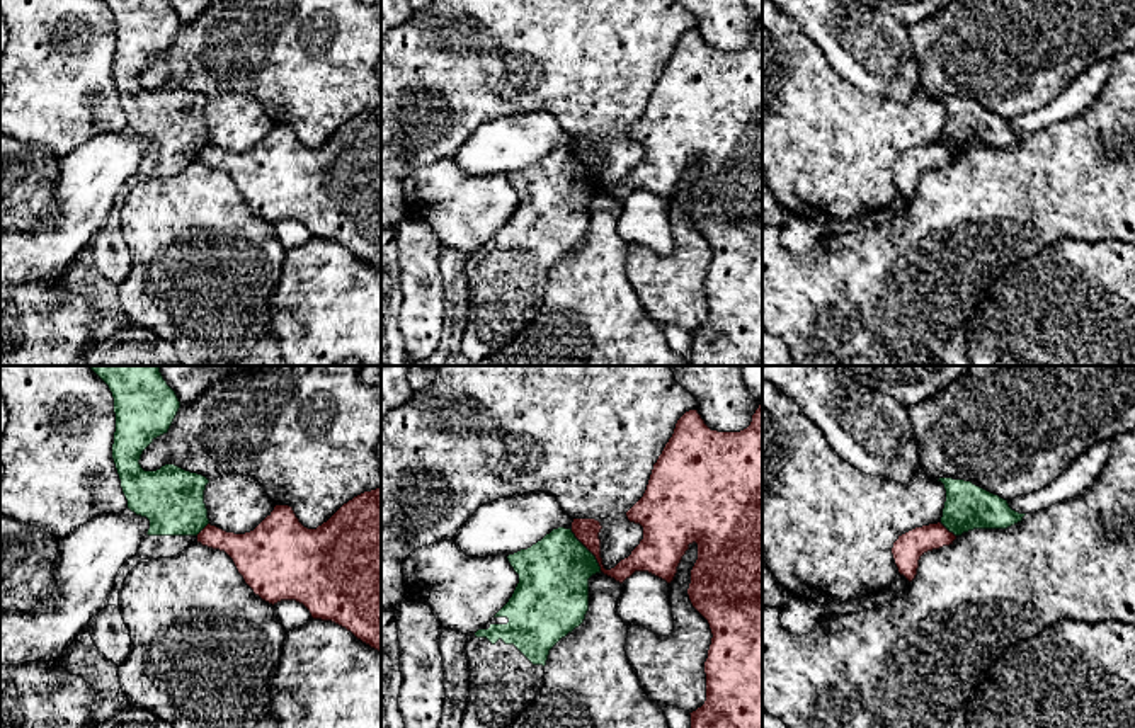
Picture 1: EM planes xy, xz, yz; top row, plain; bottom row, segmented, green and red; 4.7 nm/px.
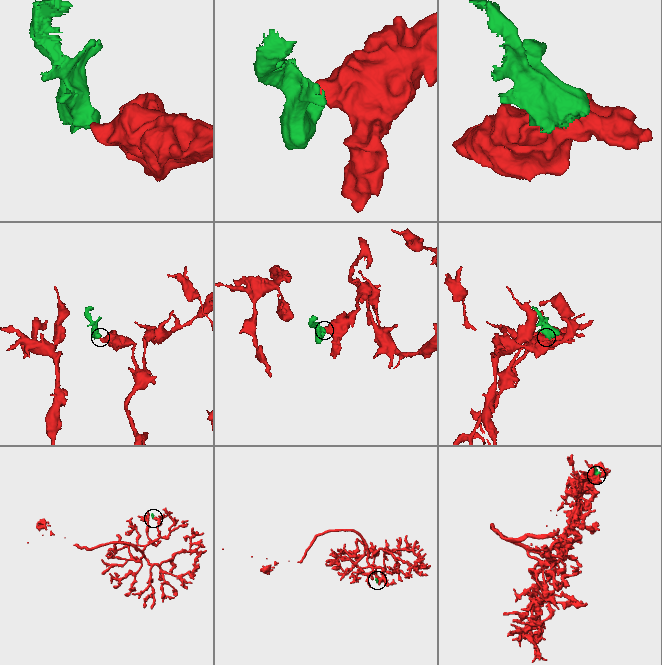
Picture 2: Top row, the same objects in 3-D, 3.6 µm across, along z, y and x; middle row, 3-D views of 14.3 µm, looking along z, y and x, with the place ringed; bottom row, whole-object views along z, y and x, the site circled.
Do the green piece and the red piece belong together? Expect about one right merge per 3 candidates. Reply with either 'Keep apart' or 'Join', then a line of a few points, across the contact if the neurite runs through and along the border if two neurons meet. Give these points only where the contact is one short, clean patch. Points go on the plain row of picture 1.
Keep apart. Line: xz (570, 148), (594, 176), (601, 189)

